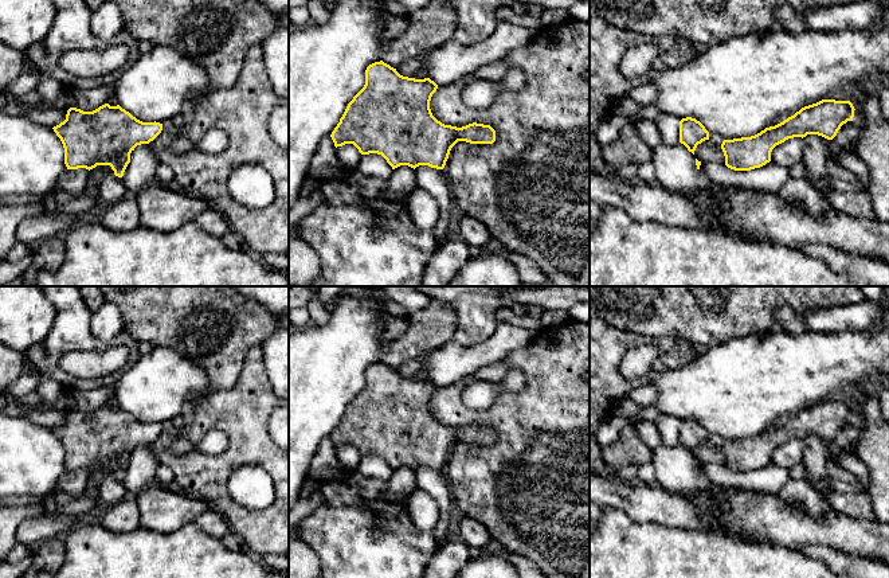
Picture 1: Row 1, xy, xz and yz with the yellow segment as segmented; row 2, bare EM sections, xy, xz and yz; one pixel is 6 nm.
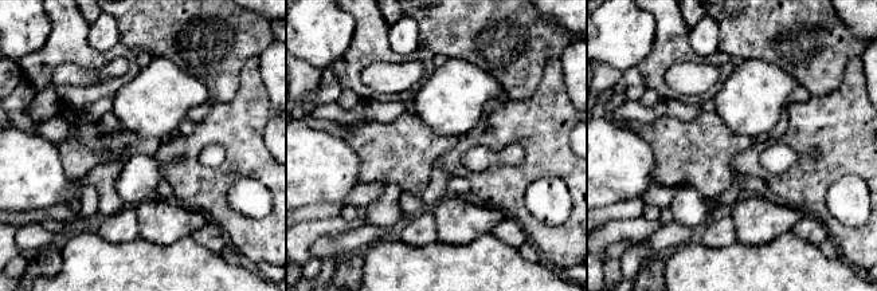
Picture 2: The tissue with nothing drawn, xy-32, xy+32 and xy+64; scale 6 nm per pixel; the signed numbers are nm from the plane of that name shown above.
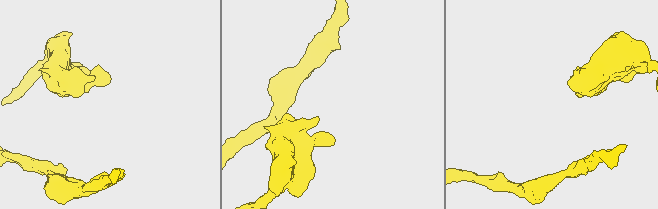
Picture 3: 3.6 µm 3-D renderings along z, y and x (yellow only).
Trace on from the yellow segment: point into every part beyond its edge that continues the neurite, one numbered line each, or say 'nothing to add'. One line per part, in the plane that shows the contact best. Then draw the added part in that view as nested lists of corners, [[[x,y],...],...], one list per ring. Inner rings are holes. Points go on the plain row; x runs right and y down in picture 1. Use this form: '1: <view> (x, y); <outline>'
nothing to add

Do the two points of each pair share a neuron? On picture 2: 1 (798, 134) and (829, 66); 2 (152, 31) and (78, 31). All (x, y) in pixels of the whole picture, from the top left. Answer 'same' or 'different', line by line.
1: different
2: different

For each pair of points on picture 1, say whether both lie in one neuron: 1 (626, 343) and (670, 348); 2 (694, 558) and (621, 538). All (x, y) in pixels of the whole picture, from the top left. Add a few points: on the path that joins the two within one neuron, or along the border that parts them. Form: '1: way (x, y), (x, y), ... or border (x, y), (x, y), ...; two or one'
1: way (637, 340), (660, 343); one
2: way (676, 558), (639, 557); one

